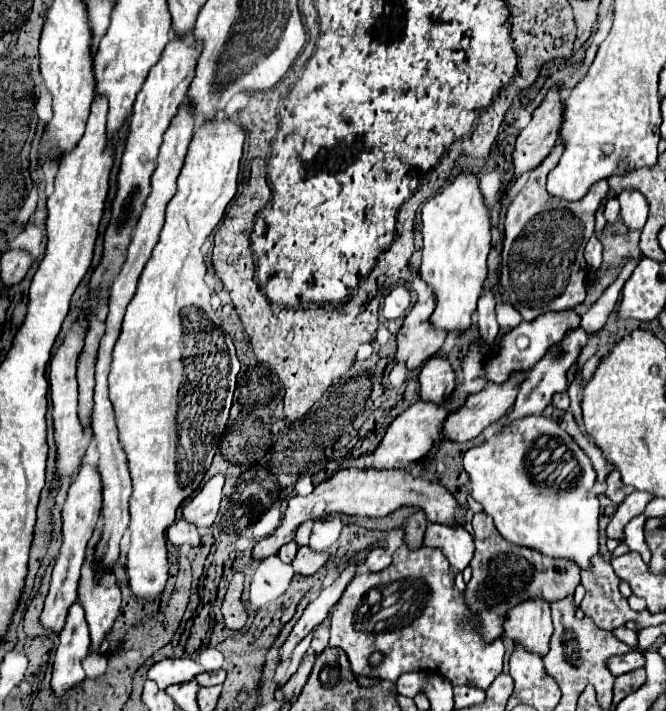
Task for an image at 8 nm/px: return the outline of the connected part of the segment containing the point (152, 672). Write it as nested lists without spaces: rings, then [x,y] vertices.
[[[167,657],[157,661],[151,669],[149,669],[149,679],[157,681],[159,689],[167,689],[173,683],[185,683],[195,679],[195,675],[203,673],[203,665],[189,659],[189,657]]]

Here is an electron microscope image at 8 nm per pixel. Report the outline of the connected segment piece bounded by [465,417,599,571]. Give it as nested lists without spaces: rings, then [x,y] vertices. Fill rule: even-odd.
[[[525,417],[519,421],[513,421],[507,427],[503,427],[493,439],[471,447],[465,453],[465,471],[471,477],[471,497],[481,503],[483,511],[493,515],[495,527],[505,537],[505,541],[513,545],[523,545],[529,549],[537,549],[539,553],[545,553],[547,557],[561,557],[573,561],[579,569],[593,567],[591,557],[599,555],[599,499],[593,491],[561,491],[555,485],[543,485],[543,481],[551,473],[549,459],[537,459],[535,455],[535,443],[541,435],[557,437],[557,441],[565,441],[565,445],[573,445],[577,449],[577,443],[569,433],[565,433],[557,421],[551,421],[547,417]]]

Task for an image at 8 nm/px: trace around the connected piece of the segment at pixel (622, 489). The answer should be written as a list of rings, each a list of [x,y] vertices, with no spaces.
[[[611,471],[609,473],[609,477],[607,477],[607,481],[605,481],[605,495],[613,501],[613,503],[623,503],[625,501],[625,497],[629,495],[629,489],[621,483],[621,477],[619,477],[619,473],[617,471]]]

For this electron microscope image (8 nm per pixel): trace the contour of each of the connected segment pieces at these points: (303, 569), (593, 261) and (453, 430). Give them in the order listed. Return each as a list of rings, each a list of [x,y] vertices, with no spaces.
[[[299,547],[297,557],[293,559],[293,569],[297,575],[313,575],[327,561],[327,553],[313,553],[309,547]]]
[[[593,235],[593,237],[589,239],[587,247],[585,247],[585,259],[587,259],[587,265],[589,265],[591,271],[597,271],[599,265],[601,265],[601,261],[603,261],[603,259],[601,259],[601,251],[603,251],[601,241]]]
[[[519,373],[513,381],[501,385],[487,385],[483,391],[467,397],[465,405],[447,415],[441,427],[441,435],[455,443],[467,443],[475,439],[487,425],[501,419],[517,397],[517,385],[525,379]]]

